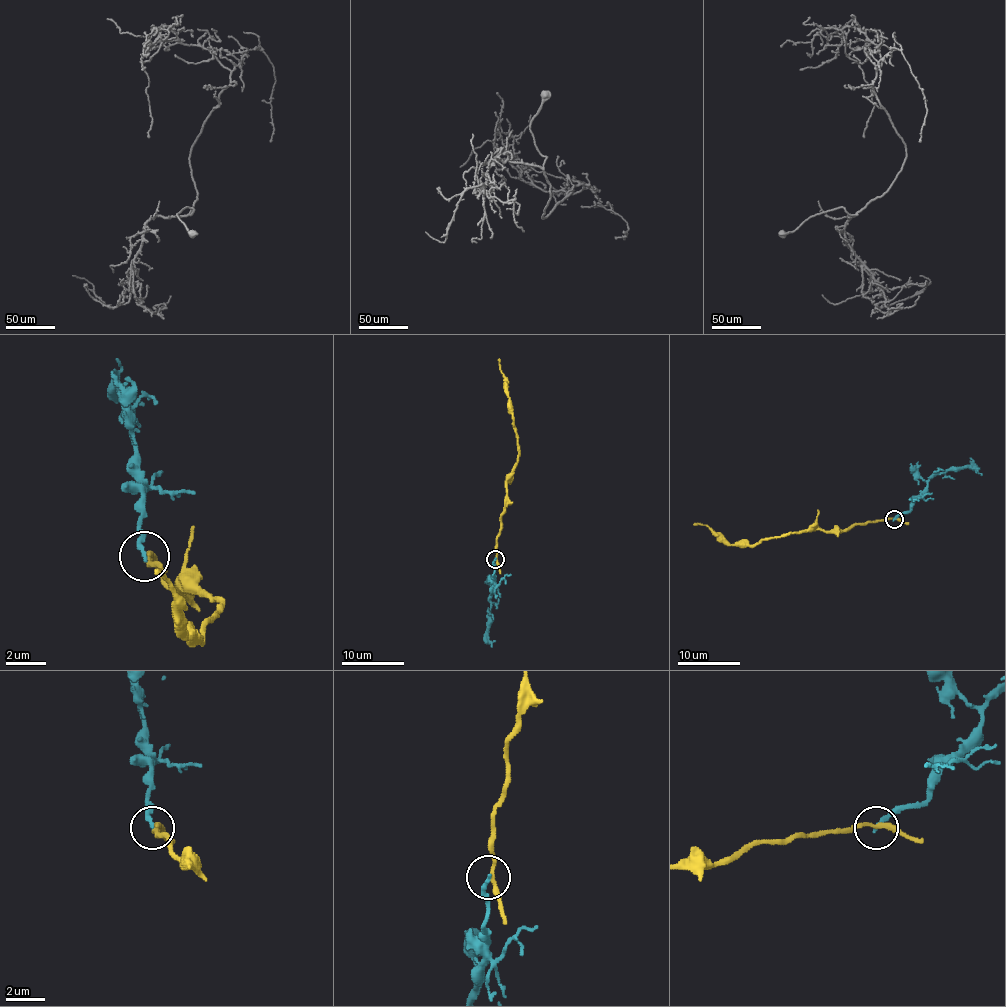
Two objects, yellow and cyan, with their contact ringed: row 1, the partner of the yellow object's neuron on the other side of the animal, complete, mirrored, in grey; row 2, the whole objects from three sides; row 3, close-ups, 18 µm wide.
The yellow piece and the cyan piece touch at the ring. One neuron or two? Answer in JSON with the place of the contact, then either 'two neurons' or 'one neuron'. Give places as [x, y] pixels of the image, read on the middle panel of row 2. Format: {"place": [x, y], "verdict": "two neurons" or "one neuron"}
{"place": [495, 559], "verdict": "two neurons"}

